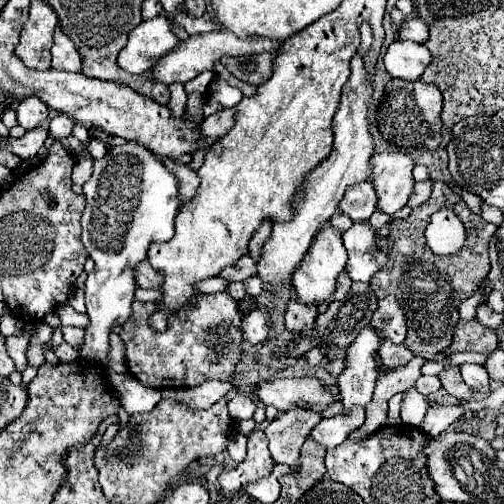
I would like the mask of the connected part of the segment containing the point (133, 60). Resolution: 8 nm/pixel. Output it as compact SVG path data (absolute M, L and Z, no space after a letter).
M155 17L149 21L141 21L129 35L129 43L117 57L121 69L129 73L145 73L171 49L177 49L181 39L173 33L167 17Z

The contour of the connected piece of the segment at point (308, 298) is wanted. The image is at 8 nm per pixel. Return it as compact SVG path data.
M323 227L317 235L315 241L311 243L307 255L303 257L299 269L293 273L291 281L293 281L293 289L297 293L297 299L303 305L321 305L321 303L329 303L335 287L337 287L337 275L345 269L347 265L347 251L343 247L341 241L341 233L335 231L333 227Z

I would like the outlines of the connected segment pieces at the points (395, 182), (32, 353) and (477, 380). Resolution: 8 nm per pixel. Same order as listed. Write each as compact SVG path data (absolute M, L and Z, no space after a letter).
M377 153L373 165L373 185L377 191L377 209L393 215L403 209L411 197L415 185L413 167L415 159L407 153Z
M31 339L29 351L27 351L27 361L29 361L33 367L39 367L39 365L45 363L45 361L43 361L41 347L43 347L43 341L41 341L41 339Z
M463 363L461 365L461 375L467 385L471 385L477 393L483 393L489 389L489 377L483 365L473 365L473 363Z

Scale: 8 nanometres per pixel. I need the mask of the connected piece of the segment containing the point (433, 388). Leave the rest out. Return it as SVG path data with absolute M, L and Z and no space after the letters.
M421 375L415 383L415 387L423 393L423 395L429 395L429 393L435 393L441 388L441 383L438 376Z

